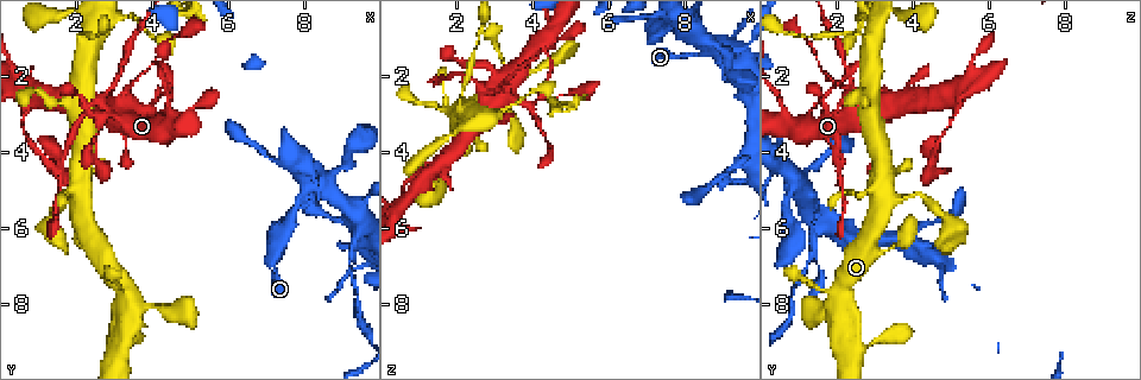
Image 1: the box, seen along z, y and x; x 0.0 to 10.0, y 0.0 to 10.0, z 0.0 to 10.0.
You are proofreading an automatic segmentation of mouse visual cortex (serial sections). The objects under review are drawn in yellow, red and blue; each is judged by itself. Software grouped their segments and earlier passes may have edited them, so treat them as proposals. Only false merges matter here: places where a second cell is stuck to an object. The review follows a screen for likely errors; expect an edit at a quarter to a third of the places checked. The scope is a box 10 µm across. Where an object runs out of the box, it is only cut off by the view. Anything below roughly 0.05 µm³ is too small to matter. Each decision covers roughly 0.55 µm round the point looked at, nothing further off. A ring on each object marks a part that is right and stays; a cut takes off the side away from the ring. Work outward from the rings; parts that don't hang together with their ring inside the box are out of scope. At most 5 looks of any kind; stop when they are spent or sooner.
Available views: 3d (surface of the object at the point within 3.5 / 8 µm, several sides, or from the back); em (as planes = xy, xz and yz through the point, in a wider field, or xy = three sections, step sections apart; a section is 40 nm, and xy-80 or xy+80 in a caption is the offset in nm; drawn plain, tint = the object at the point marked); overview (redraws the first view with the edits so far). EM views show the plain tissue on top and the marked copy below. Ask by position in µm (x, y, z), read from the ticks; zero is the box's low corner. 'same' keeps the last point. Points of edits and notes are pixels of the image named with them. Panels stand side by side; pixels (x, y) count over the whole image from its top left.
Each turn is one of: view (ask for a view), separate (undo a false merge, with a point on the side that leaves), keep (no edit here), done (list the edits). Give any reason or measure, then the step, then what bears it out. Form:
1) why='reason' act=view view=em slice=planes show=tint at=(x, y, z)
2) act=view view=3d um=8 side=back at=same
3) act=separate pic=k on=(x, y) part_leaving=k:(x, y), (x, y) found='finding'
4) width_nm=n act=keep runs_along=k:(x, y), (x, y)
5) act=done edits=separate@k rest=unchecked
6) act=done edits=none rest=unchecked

why='three arms meet' act=view view=3d um=3.5 side=back at=(3.90, 2.80, 2.75)

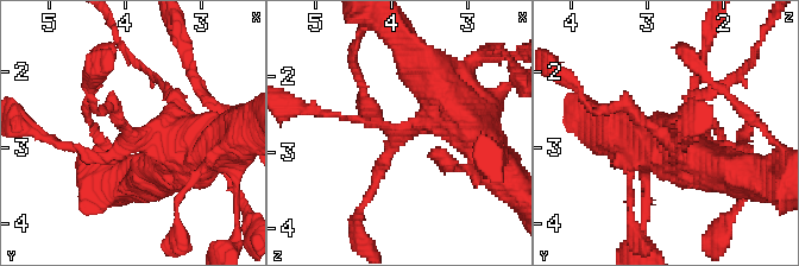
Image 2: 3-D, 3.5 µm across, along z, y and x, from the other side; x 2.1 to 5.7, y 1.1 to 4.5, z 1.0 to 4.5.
act=view view=em slice=xy step=1 show=tint at=(3.90, 2.85, 2.80)

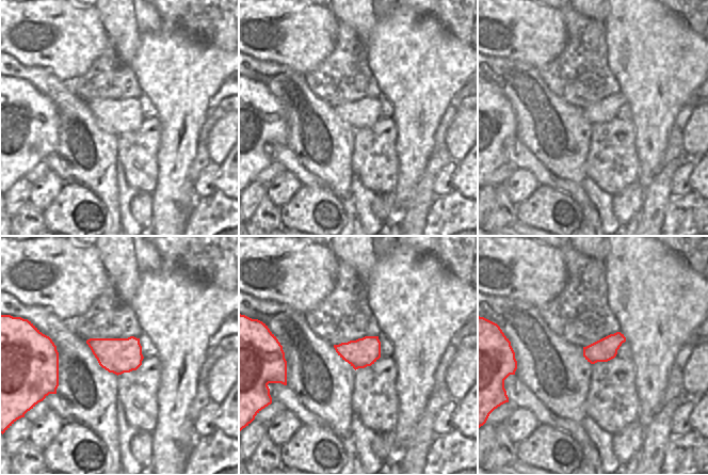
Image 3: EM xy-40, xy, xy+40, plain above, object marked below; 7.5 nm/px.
arms=3 arm_widths_nm=100,150,600 act=keep runs_along=2:(180, 163), (65, 144) found='one cell here'

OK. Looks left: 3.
act=view view=3d um=8 at=(3.90, 0.95, 2.45)

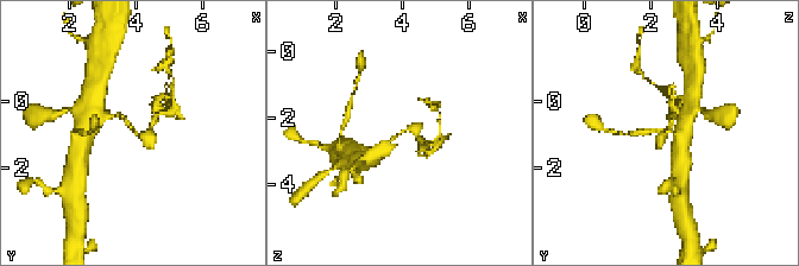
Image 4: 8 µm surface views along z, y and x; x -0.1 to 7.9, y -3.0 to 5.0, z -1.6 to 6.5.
why='closer look' act=view view=3d um=3.5 at=same

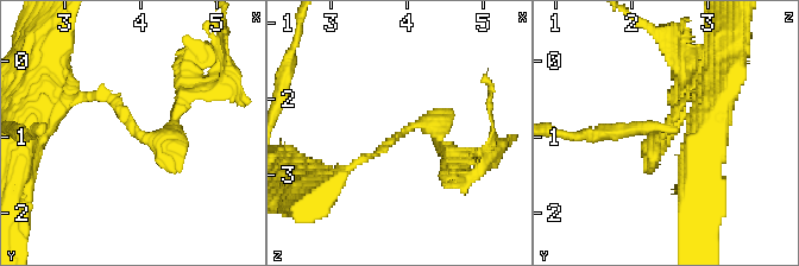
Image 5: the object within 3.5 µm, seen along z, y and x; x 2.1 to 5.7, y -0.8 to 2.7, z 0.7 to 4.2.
act=view view=em slice=xy step=5 show=tint at=(3.95, 0.90, 2.45)

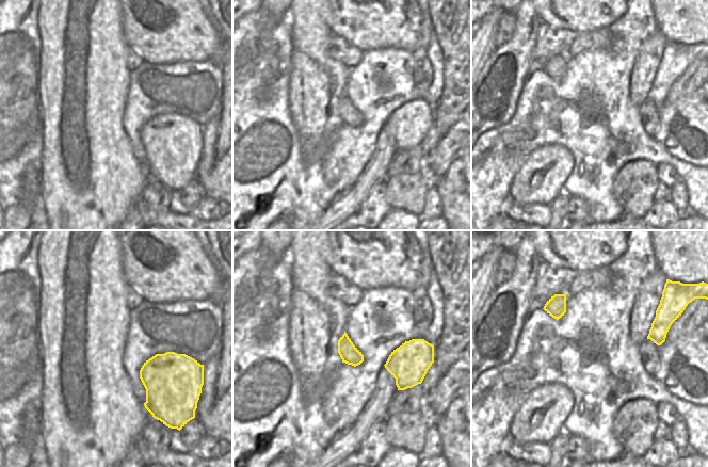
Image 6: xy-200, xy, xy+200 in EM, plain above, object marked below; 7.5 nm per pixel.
act=separate pic=5 on=(209, 94) part_leaving=5:(174, 120), (195, 92), (247, 99) found='a second cell is stuck on'

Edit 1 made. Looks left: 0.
act=done edits=separate@5 rest=unchecked

